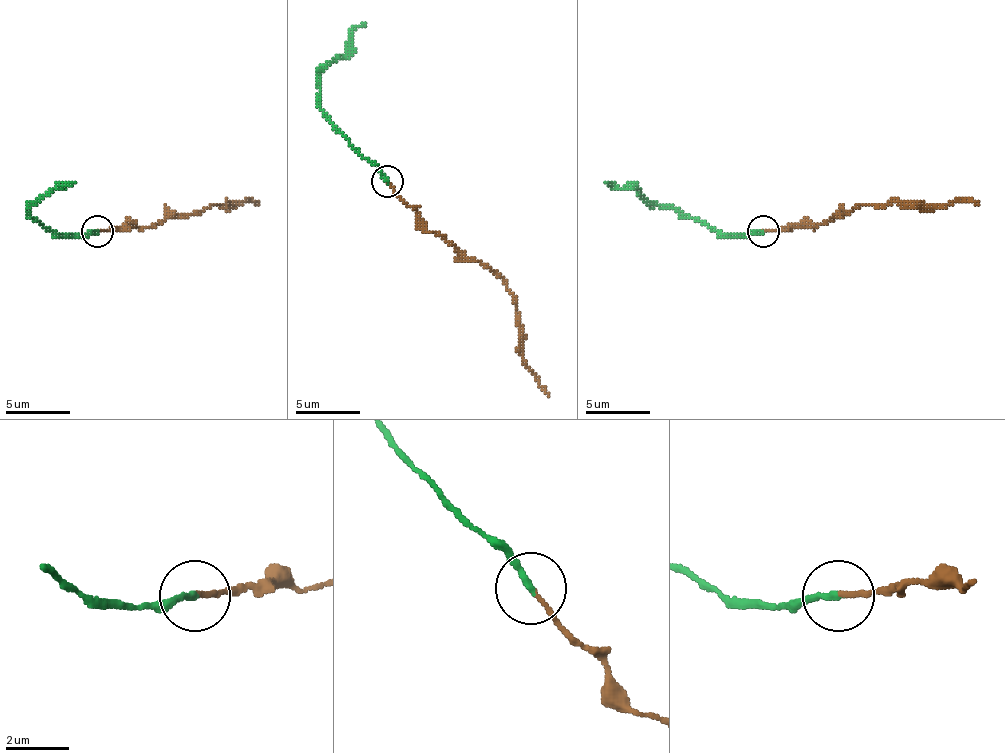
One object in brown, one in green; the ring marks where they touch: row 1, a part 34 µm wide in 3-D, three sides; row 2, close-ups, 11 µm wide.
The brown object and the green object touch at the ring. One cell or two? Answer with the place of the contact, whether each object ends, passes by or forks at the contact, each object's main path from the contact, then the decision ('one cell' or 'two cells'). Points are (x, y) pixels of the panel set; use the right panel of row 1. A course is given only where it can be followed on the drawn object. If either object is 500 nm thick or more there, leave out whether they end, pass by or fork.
place (763, 231); brown ends; green ends; course brown (763, 230), (814, 227), (849, 214), (862, 205), (888, 201), (978, 205); course green (763, 230), (717, 234), (688, 214), (656, 205), (637, 189), (618, 189), (605, 182); two cells

